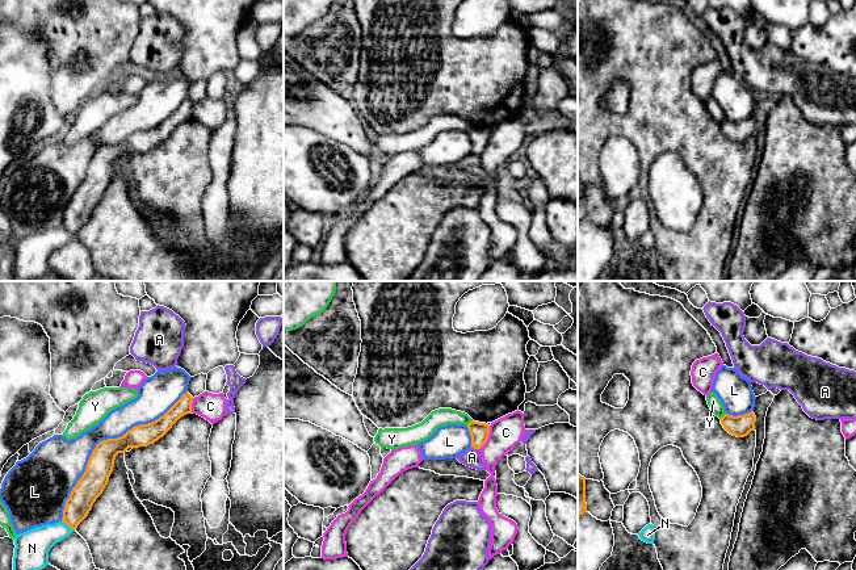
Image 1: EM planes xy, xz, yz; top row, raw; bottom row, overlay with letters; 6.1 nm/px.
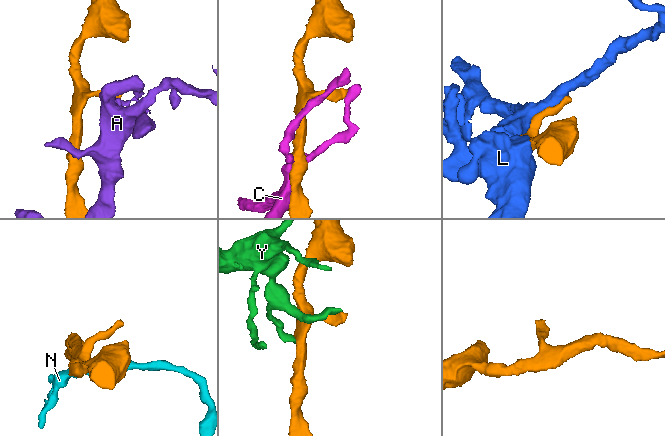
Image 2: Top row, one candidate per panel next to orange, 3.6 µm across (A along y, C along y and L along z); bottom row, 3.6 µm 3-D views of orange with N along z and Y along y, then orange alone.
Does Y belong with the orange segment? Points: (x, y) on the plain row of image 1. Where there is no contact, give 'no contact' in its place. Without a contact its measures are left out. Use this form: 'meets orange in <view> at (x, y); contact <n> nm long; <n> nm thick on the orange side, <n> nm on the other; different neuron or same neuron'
meets orange in xz at (470, 128); contact 50 nm long; 110 nm thick on the orange side, 110 nm on the other; different neuron

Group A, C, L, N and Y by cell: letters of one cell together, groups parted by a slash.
A / C / L / N / Y

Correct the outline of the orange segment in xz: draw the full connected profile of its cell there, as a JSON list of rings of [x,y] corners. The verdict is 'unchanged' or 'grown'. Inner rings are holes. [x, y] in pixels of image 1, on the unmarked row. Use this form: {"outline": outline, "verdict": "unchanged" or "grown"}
{"outline": [[[470,127],[467,130],[471,142],[471,154],[481,155],[488,144],[490,131],[479,127]]], "verdict": "unchanged"}

